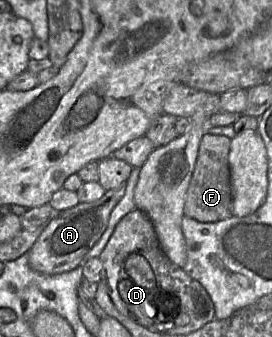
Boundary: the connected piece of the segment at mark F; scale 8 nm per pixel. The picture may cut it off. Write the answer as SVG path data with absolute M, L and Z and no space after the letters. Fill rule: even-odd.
M206 133L199 146L195 168L187 189L184 215L199 222L211 223L233 216L233 197L229 152L231 138Z

